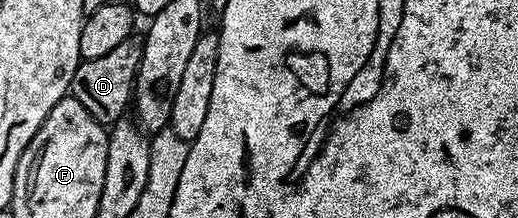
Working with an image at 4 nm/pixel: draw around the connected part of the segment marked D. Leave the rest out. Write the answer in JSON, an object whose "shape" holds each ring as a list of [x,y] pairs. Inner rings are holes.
{"shape":[[[131,35],[115,50],[103,54],[103,58],[91,58],[82,60],[81,65],[75,70],[75,78],[71,95],[79,102],[83,102],[83,110],[91,114],[100,124],[112,126],[130,111],[131,101],[135,96],[137,71],[141,65],[142,41],[136,35]]]}

